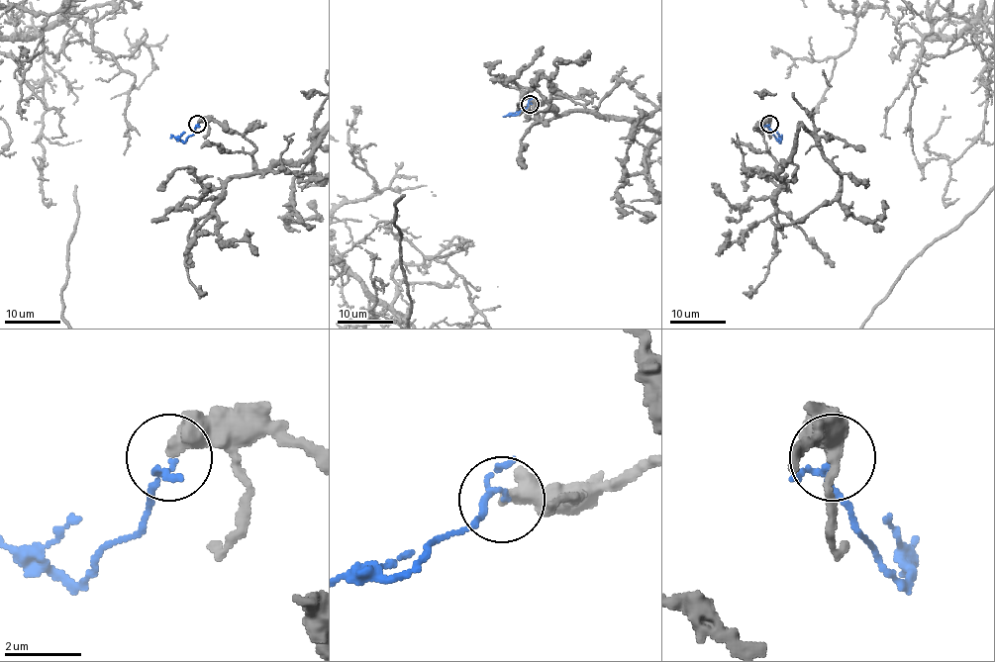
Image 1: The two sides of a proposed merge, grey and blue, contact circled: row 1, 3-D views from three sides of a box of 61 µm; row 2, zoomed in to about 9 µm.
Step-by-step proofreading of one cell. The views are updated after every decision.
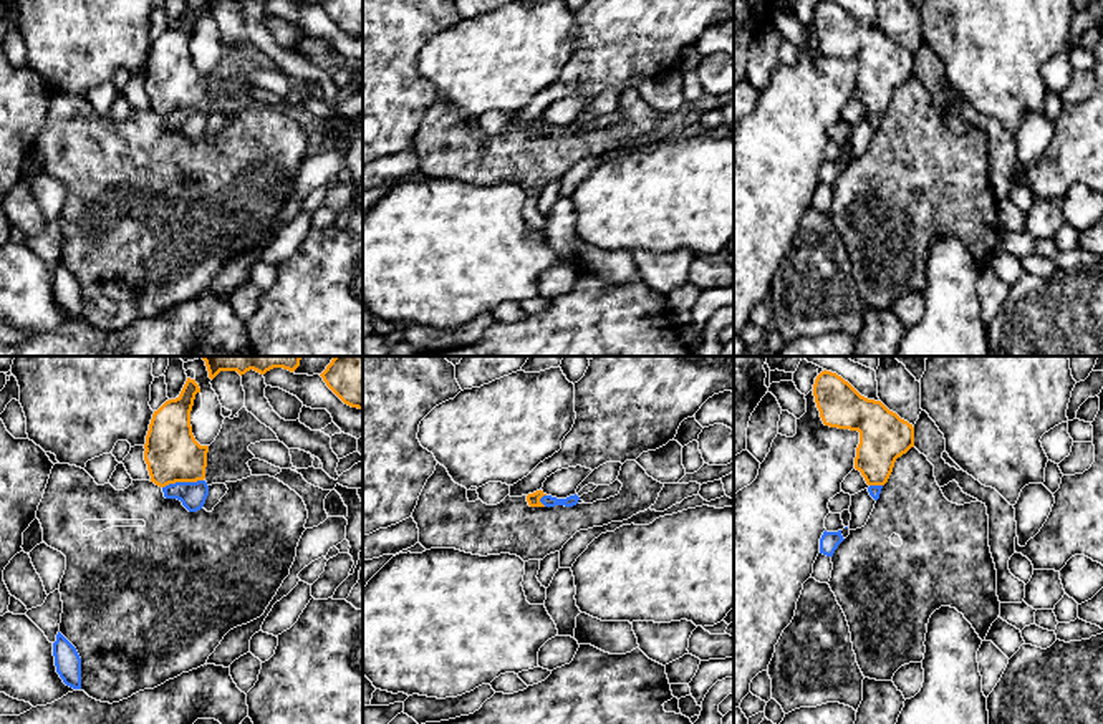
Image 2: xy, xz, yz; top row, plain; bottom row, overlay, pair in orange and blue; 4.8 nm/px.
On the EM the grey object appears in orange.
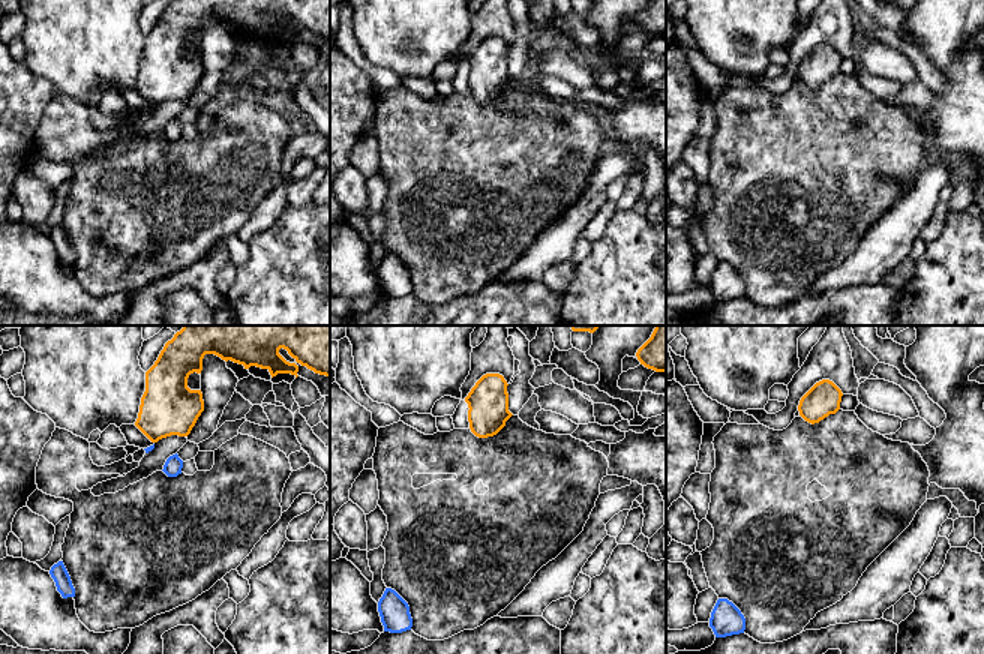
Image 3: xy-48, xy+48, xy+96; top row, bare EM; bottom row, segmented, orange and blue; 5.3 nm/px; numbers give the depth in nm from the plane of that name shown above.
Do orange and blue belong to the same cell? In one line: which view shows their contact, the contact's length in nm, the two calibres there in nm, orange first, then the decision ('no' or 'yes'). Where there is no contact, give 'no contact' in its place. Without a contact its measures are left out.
xy | 200 nm | 260/130 nm | no

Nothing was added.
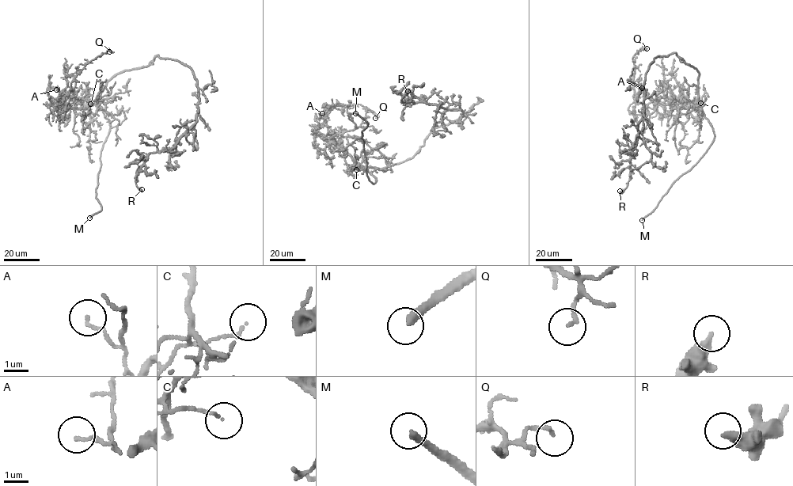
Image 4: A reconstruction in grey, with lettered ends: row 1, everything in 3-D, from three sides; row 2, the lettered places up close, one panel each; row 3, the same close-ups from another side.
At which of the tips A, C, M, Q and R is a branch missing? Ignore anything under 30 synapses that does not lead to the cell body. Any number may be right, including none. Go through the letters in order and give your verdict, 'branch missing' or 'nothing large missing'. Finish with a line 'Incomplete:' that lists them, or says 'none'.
A: nothing large missing
C: nothing large missing
M: branch missing
Q: nothing large missing
R: nothing large missing
Incomplete: M

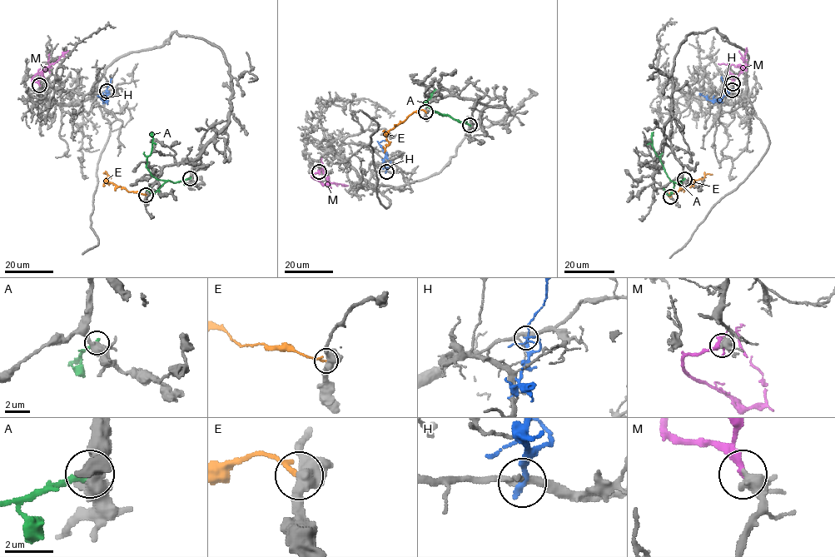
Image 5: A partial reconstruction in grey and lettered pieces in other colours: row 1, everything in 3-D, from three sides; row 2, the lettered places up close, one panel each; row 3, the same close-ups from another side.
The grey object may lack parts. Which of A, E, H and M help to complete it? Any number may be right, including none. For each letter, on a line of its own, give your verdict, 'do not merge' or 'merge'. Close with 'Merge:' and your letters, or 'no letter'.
A: do not merge
E: do not merge
H: do not merge
M: merge
Merge: M

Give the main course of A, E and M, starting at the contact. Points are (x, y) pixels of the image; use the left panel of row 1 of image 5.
A: (190, 178), (172, 182), (157, 179), (151, 175), (146, 166), (152, 132)
E: (146, 195), (116, 186), (108, 182), (106, 178), (109, 176), (105, 173)
M: (39, 85), (32, 77), (47, 69), (42, 66)

